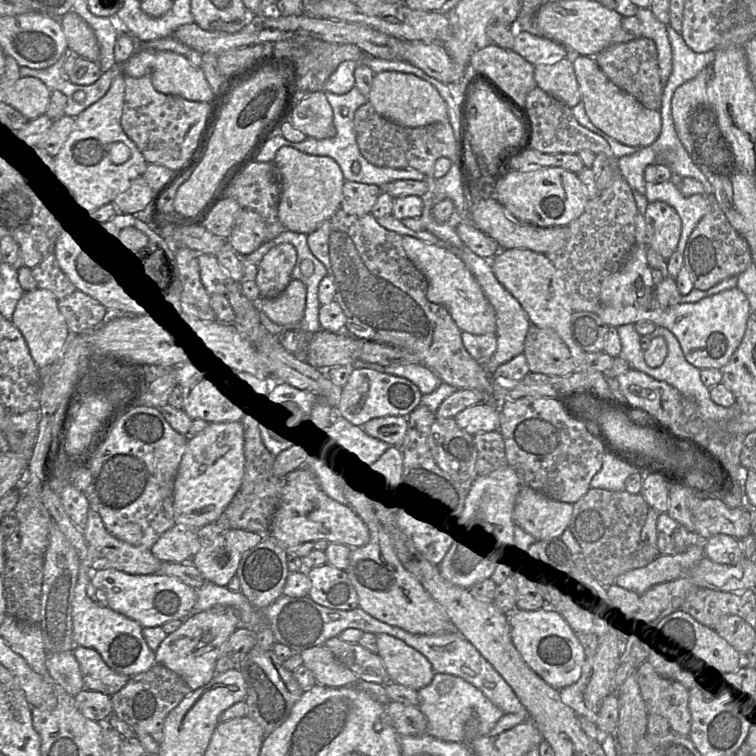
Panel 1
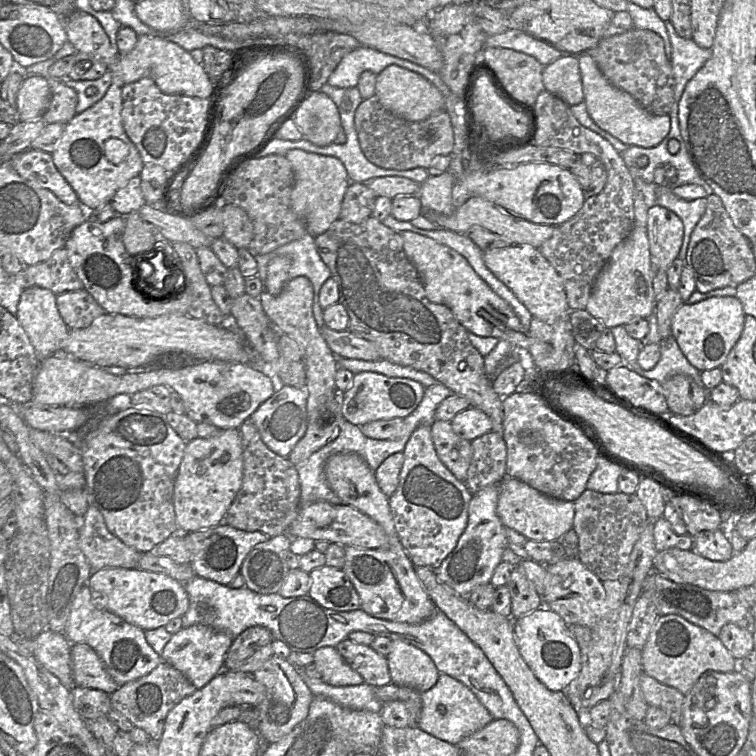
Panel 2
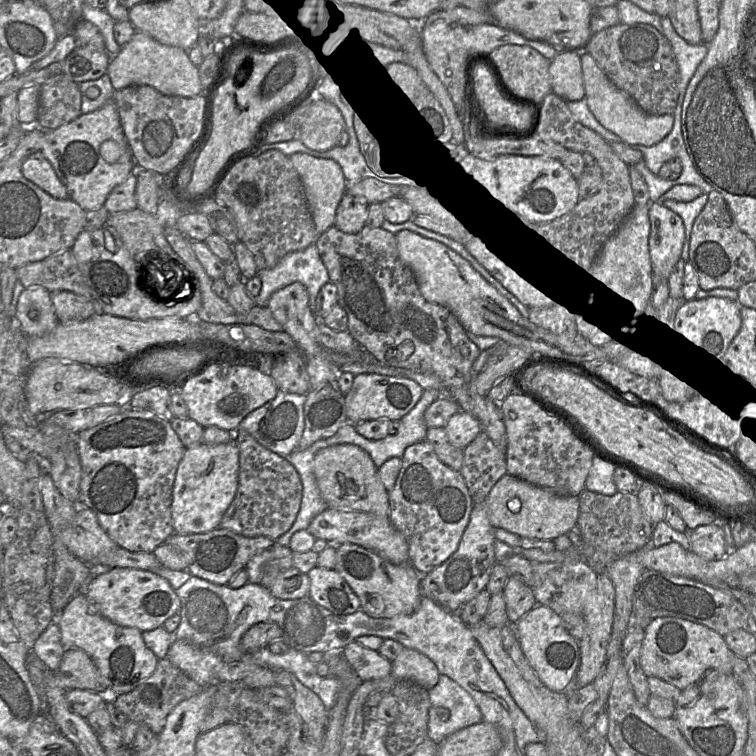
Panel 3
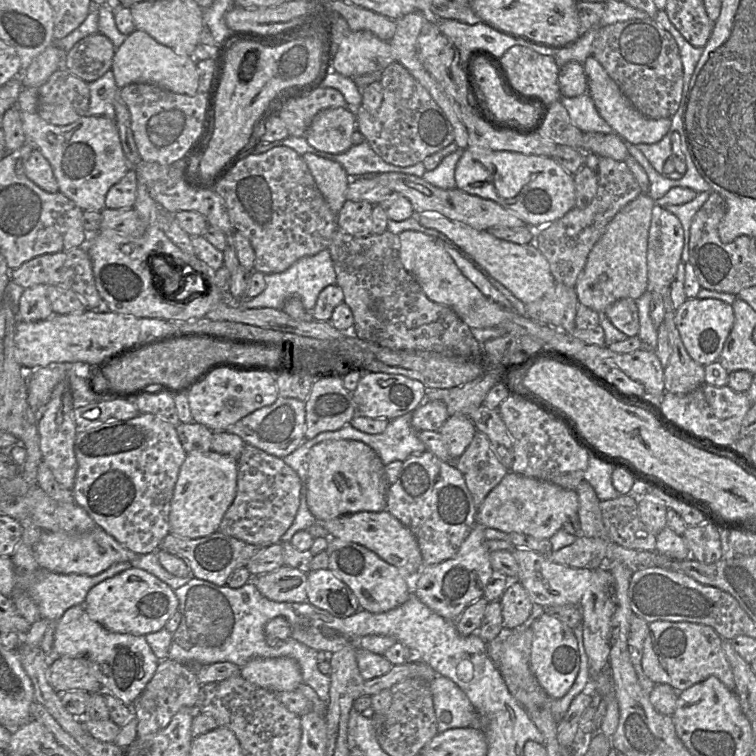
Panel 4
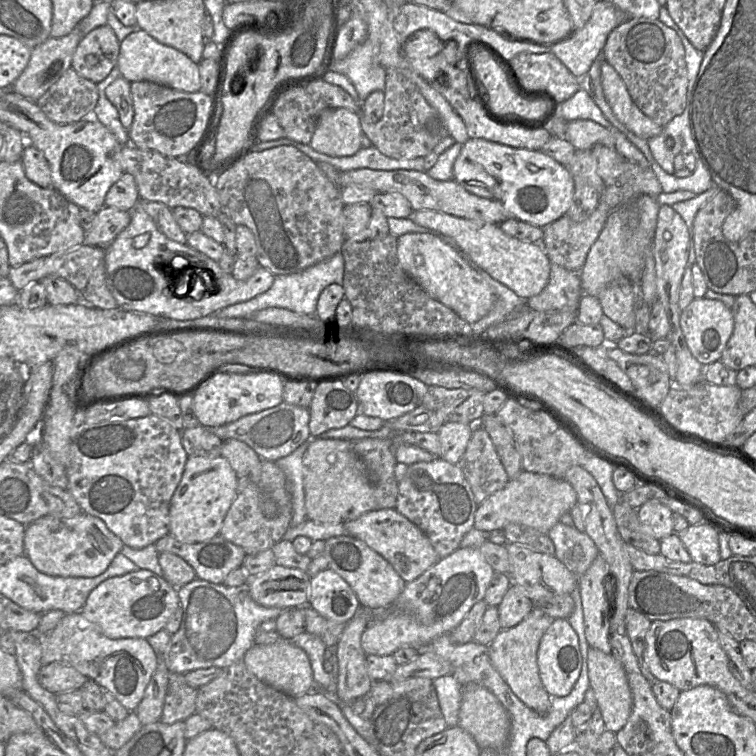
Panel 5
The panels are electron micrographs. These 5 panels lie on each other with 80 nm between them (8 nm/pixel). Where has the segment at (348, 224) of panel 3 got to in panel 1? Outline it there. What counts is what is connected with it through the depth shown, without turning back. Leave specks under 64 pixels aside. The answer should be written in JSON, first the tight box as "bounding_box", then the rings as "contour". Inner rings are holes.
{"bounding_box":[340,181,382,215],"contour":[[[345,181],[340,208],[351,215],[371,214],[372,207],[381,193],[382,190],[377,185]]]}

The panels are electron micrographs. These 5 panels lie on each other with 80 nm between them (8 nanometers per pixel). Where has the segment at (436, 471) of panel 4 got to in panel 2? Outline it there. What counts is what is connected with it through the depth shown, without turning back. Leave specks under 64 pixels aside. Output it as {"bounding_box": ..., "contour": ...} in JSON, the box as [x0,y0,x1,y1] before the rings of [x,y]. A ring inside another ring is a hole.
{"bounding_box":[389,426,472,569],"contour":[[[419,426],[411,434],[403,450],[404,462],[395,492],[389,497],[389,507],[396,533],[406,555],[414,566],[437,569],[455,548],[468,520],[468,507],[472,494],[465,483],[459,481],[439,460],[429,426]]]}

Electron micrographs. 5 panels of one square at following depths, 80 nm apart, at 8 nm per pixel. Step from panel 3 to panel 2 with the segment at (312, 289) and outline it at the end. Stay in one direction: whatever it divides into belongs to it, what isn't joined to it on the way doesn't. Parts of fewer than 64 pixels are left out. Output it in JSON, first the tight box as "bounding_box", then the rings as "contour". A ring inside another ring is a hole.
{"bounding_box":[255,234,331,329],"contour":[[[310,234],[280,246],[272,252],[263,255],[255,255],[258,267],[257,277],[264,283],[267,267],[275,257],[289,257],[291,267],[288,272],[288,281],[296,277],[306,277],[313,287],[312,313],[319,329],[324,326],[323,309],[319,303],[320,288],[329,279],[331,271],[322,261],[315,244],[315,237]]]}

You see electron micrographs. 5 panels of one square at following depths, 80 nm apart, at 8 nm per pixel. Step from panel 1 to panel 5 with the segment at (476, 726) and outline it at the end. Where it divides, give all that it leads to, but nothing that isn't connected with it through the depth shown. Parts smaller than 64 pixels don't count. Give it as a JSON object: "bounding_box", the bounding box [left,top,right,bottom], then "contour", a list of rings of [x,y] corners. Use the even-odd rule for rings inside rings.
{"bounding_box":[432,675,462,727],"contour":[[[451,675],[437,677],[432,681],[446,725],[448,727],[458,726],[462,686]]]}

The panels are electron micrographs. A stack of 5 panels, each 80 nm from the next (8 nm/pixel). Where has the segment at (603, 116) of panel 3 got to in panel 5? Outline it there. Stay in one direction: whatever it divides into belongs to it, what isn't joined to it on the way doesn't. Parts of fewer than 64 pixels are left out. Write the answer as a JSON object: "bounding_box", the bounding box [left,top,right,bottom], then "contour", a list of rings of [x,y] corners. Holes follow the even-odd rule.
{"bounding_box":[601,60,663,139],"contour":[[[605,60],[601,63],[601,82],[614,115],[630,131],[644,139],[662,132],[663,126],[655,123],[636,106],[621,76]]]}

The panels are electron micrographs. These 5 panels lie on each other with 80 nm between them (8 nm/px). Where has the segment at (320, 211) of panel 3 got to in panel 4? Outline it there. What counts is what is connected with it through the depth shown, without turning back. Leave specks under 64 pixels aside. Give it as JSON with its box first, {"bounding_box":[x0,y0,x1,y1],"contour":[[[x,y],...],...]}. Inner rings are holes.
{"bounding_box":[302,153,350,214],"contour":[[[305,153],[302,159],[307,164],[315,183],[333,213],[338,214],[346,199],[350,177],[336,161]]]}

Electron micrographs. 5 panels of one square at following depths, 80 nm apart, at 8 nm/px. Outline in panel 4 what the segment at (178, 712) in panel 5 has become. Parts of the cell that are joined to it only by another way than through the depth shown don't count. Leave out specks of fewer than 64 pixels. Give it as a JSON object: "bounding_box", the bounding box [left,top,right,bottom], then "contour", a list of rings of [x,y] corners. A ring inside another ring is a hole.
{"bounding_box":[142,659,201,729],"contour":[[[171,659],[159,660],[152,679],[142,693],[156,702],[158,727],[164,729],[183,707],[196,708],[201,695],[196,672]]]}

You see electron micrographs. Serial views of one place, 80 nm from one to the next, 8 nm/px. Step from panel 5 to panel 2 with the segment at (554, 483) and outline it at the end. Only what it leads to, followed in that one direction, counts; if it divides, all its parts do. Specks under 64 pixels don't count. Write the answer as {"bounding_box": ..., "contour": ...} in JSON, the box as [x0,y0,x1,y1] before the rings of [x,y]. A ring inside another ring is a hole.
{"bounding_box":[497,477,574,541],"contour":[[[512,477],[499,483],[497,515],[501,523],[522,534],[528,540],[554,541],[573,528],[574,502],[547,496],[528,484]]]}

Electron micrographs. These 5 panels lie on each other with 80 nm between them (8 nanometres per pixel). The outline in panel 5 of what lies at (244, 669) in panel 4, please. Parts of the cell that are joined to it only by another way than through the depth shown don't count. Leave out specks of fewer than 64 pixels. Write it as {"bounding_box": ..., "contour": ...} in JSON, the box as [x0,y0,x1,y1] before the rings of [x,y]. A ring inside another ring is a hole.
{"bounding_box":[243,638,314,697],"contour":[[[280,638],[268,645],[254,644],[245,653],[243,662],[248,671],[259,680],[290,697],[307,694],[314,687],[313,673],[307,654],[289,639]]]}

